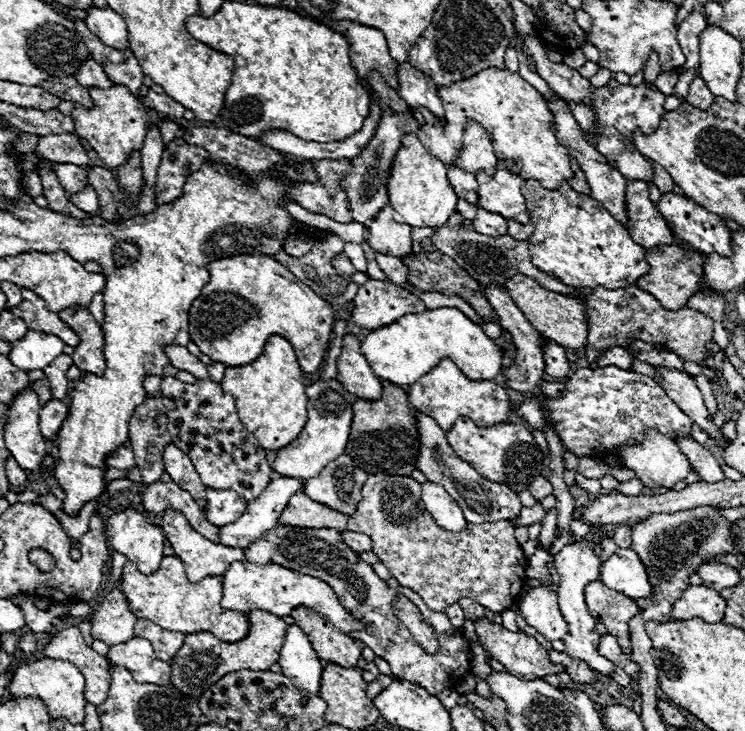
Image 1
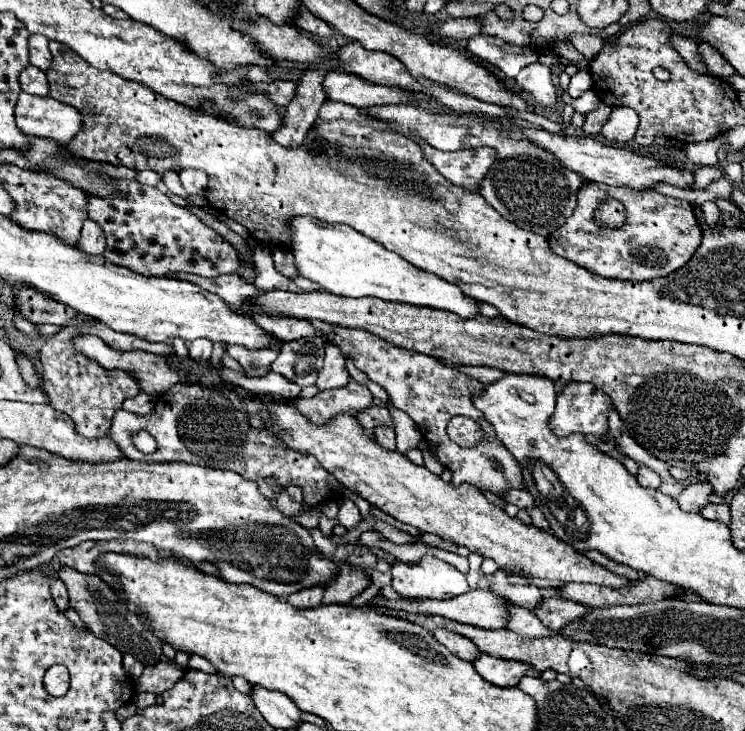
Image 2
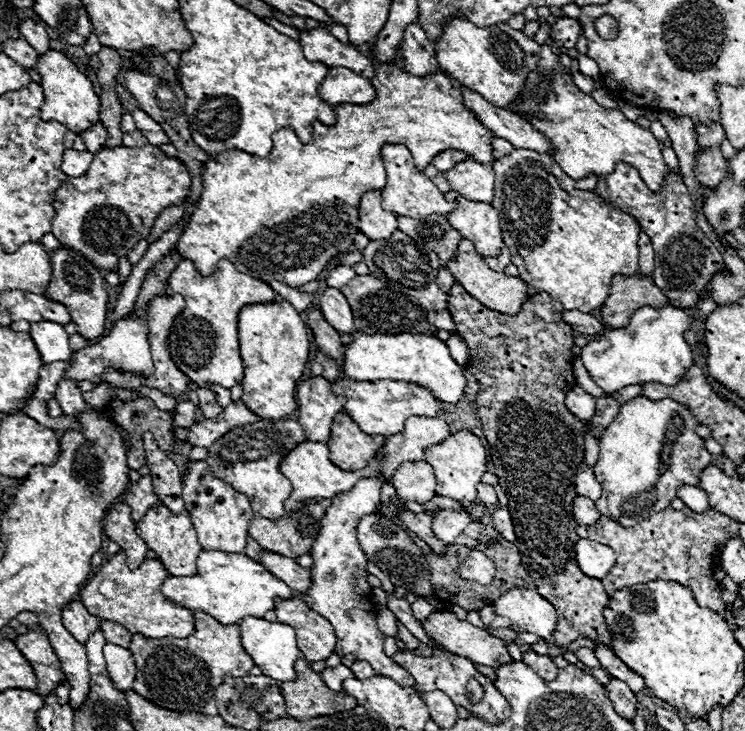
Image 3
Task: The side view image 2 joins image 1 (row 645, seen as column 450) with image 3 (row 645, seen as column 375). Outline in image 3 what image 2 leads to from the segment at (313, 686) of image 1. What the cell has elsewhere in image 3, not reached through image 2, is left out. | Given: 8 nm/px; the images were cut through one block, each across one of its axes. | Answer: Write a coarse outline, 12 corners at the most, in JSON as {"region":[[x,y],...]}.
{"region":[[246,616],[240,644],[264,676],[296,678],[302,658],[288,624]]}

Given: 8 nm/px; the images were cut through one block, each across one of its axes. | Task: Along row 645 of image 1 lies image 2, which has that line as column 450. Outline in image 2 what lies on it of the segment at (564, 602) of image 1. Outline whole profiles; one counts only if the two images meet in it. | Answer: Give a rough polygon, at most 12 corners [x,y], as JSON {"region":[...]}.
{"region":[[434,556],[394,560],[392,588],[448,600],[470,590],[464,574]]}

